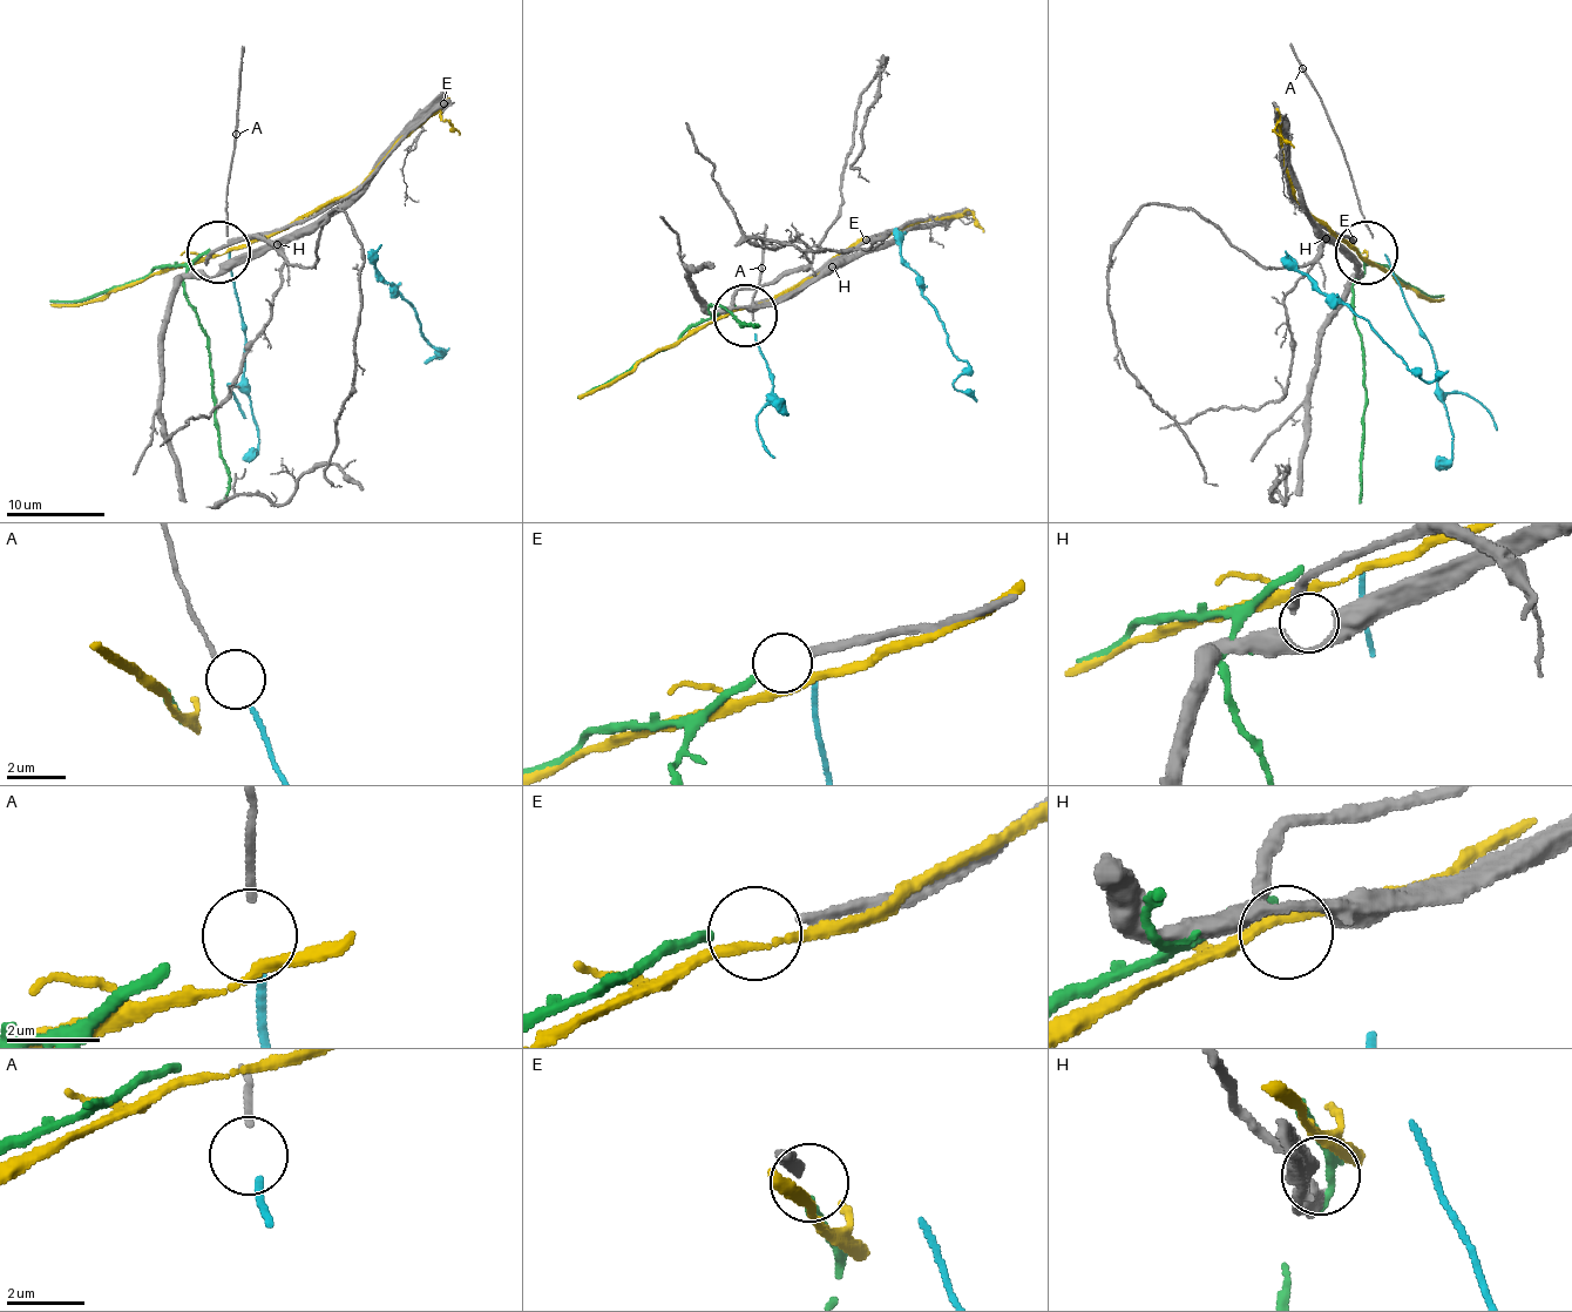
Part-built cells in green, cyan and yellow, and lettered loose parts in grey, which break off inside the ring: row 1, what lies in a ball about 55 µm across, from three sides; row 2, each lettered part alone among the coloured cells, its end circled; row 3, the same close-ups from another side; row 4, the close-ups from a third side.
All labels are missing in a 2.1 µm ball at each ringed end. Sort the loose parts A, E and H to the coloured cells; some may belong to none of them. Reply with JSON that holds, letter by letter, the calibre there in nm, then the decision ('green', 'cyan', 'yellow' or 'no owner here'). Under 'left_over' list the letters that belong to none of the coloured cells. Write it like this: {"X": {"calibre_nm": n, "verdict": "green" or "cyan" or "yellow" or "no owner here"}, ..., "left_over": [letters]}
{"A": {"calibre_nm": 150, "verdict": "cyan"}, "E": {"calibre_nm": 240, "verdict": "green"}, "H": {"calibre_nm": 480, "verdict": "no owner here"}, "left_over": ["H"]}

